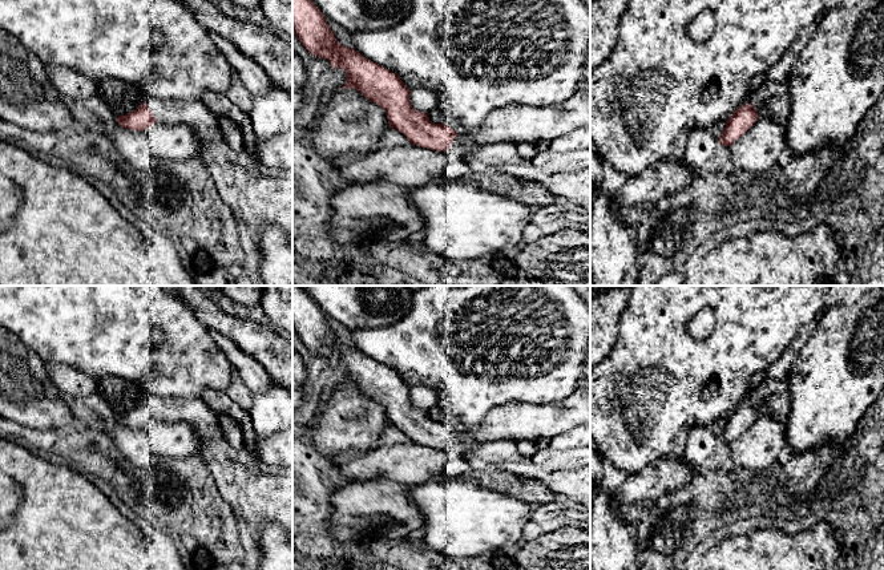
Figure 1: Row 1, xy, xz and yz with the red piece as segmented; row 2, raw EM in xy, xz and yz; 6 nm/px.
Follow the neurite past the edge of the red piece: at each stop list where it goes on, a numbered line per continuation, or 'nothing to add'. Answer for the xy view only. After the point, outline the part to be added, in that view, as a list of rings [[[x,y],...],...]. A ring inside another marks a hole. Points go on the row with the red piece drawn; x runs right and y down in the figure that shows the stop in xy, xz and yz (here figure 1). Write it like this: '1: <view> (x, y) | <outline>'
1: xy (255, 194) | [[[145,101],[157,121],[191,126],[199,138],[201,158],[221,199],[231,209],[245,246],[255,248],[263,223],[280,227],[292,247],[292,171],[265,166],[247,149],[233,150],[219,133],[219,124],[203,102],[166,104]]]

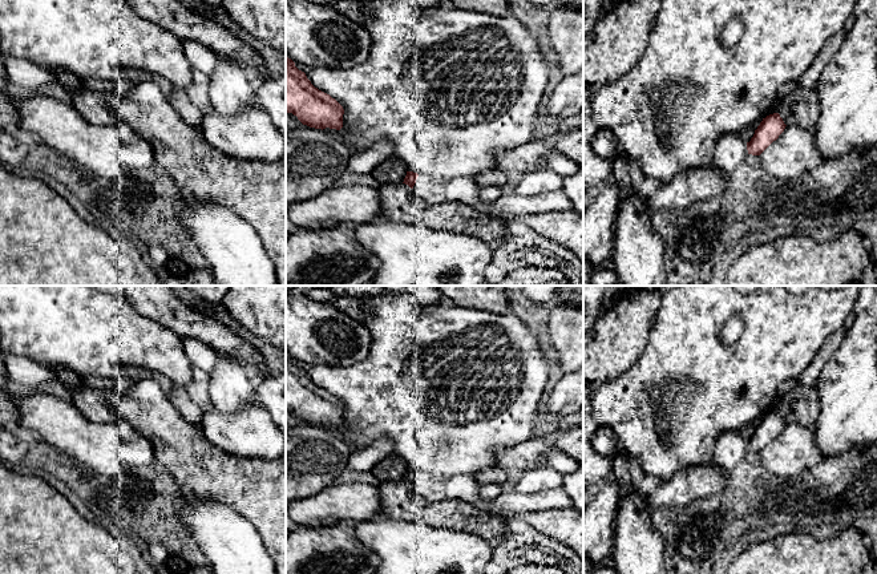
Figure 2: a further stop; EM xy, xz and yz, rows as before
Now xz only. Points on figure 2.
1: xz (565, 227) | [[[420,174],[412,190],[416,197],[429,206],[440,205],[445,201],[458,201],[490,217],[505,219],[518,230],[536,231],[546,239],[563,246],[583,263],[583,217],[571,209],[547,214],[512,217],[494,210],[492,202],[480,199],[480,187],[473,177],[437,179]]]

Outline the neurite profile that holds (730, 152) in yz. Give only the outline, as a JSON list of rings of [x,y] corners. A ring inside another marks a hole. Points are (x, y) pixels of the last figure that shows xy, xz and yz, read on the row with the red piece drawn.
[[[726,133],[719,138],[710,161],[731,173],[743,163],[747,154],[747,144],[741,140],[740,133]]]

